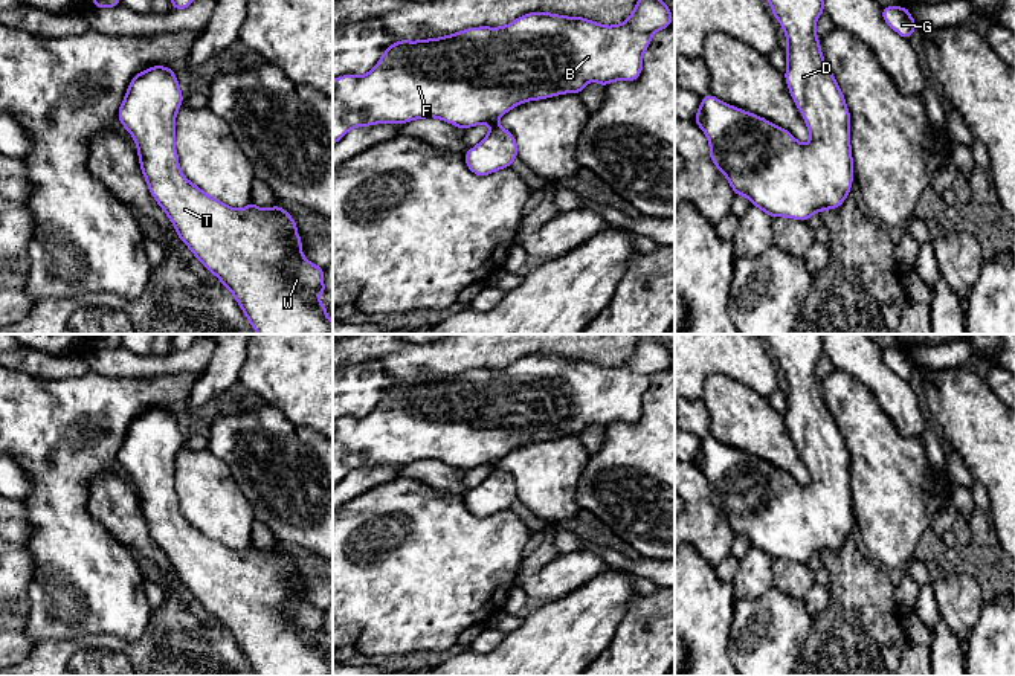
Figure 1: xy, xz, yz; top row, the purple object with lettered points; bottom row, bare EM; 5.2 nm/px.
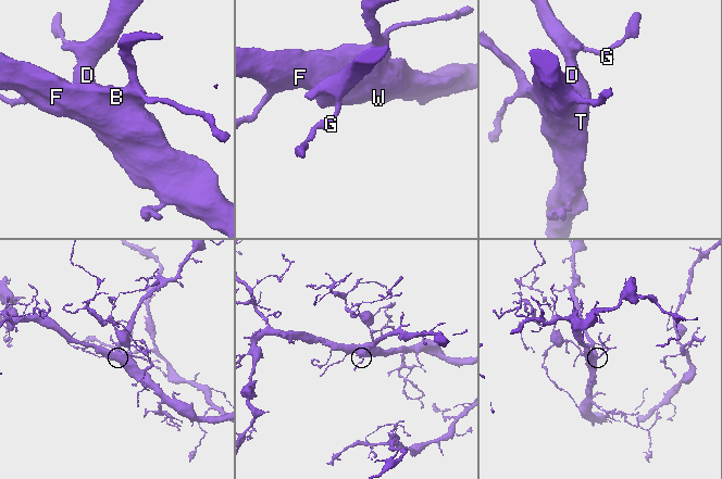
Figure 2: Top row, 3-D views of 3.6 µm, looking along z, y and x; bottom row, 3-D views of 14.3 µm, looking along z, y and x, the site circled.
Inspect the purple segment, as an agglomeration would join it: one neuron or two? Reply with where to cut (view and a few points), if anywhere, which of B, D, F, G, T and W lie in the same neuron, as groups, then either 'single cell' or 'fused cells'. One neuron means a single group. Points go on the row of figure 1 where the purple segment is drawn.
no cut | B D F G T W | single cell

